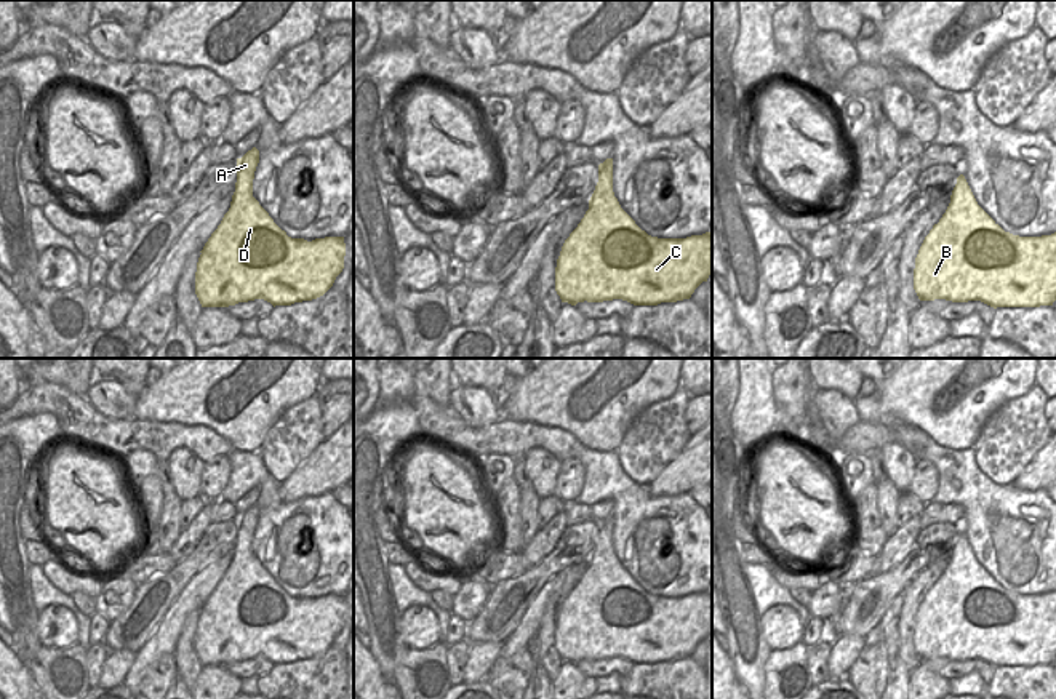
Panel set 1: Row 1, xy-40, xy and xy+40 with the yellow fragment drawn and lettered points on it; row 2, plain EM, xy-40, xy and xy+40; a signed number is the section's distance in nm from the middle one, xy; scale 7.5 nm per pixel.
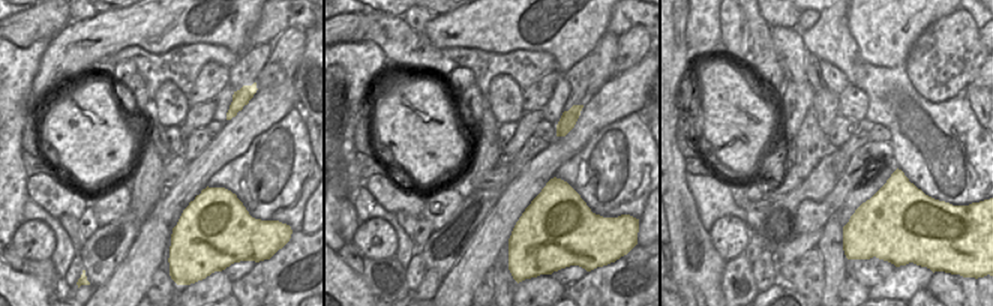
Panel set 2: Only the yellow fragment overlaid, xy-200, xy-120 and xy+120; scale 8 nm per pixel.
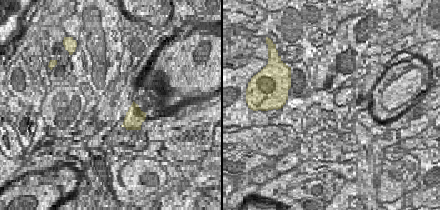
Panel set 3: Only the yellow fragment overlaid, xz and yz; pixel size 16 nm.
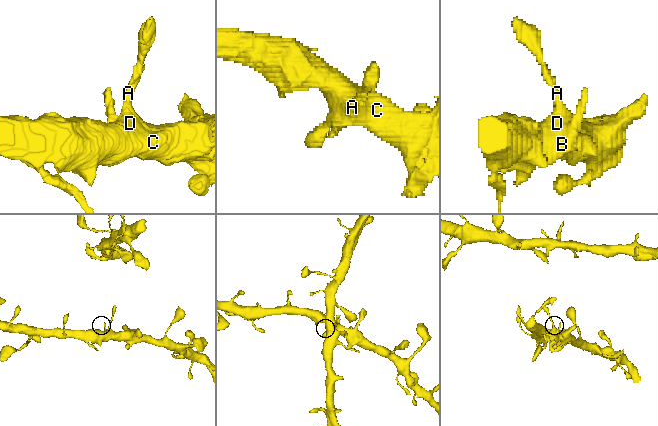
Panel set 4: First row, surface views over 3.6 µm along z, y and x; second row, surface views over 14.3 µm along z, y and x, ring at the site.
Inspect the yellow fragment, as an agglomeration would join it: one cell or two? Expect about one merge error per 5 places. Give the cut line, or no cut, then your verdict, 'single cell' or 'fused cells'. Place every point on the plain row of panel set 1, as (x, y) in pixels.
cut none; single cell

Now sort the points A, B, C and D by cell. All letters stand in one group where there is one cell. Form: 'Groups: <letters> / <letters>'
Groups: A B C D.

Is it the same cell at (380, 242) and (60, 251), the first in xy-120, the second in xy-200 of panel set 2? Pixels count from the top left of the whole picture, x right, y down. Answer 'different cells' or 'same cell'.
different cells

